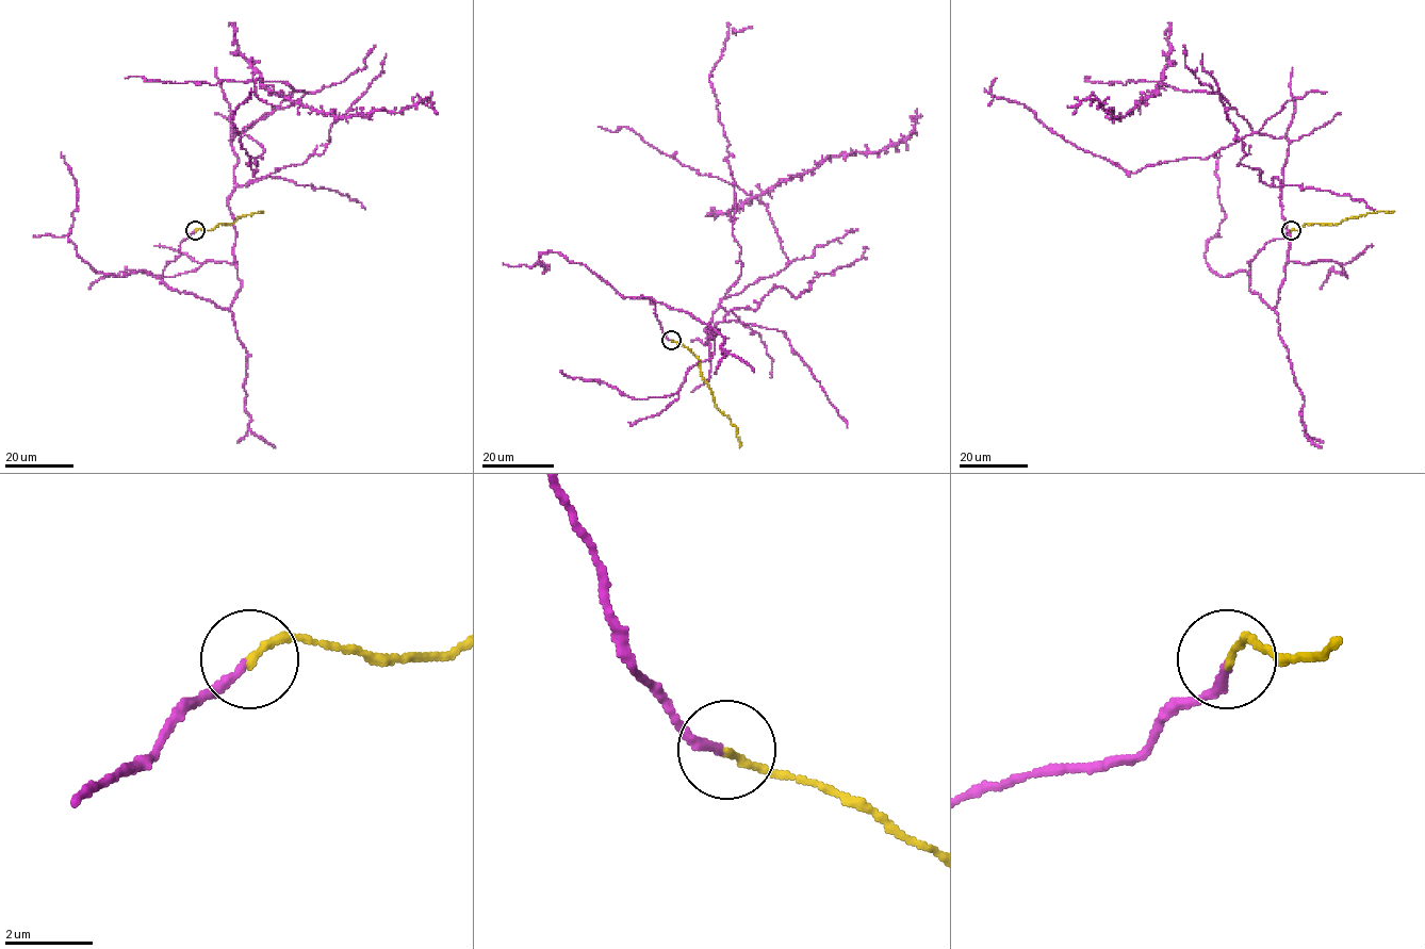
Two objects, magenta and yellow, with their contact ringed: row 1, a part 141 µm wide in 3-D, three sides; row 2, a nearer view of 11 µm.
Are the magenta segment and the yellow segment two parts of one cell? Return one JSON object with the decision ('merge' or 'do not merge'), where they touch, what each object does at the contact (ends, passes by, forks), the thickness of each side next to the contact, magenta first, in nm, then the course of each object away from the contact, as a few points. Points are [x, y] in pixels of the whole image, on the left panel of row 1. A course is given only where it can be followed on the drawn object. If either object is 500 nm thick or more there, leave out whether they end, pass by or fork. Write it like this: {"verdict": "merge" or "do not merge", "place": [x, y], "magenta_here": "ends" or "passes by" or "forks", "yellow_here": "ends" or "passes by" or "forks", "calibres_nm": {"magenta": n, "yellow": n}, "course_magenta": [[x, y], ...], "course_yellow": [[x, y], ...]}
{"verdict": "merge", "place": [195, 230], "magenta_here": "ends", "yellow_here": "ends", "calibres_nm": {"magenta": 200, "yellow": 170}, "course_magenta": [[195, 230], [162, 279], [228, 308], [231, 136], [308, 92], [274, 82], [336, 116], [437, 115]], "course_yellow": [[195, 230], [212, 229], [218, 224], [231, 225], [239, 217], [261, 211]]}

